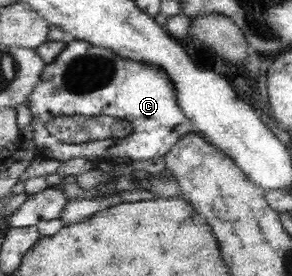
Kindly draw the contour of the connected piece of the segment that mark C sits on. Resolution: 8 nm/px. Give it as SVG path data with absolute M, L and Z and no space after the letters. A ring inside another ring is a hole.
M70 38L66 40L65 50L60 56L46 64L39 84L27 96L26 102L32 112L37 157L60 162L99 156L99 152L139 161L159 158L165 156L169 149L177 147L184 134L196 132L195 125L184 118L179 106L176 106L175 85L159 68L120 59L111 50ZM73 115L109 115L127 120L132 124L132 132L123 139L105 139L99 140L99 144L87 144L87 148L83 148L83 144L75 146L55 140L48 132L47 124L56 116Z

